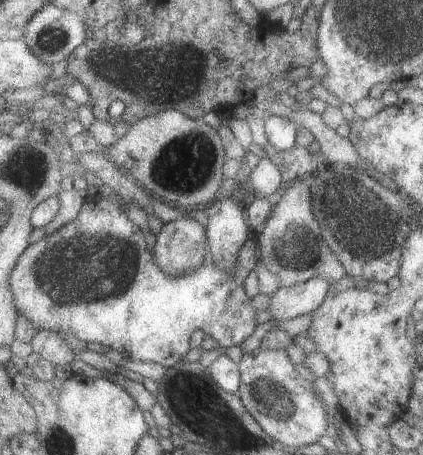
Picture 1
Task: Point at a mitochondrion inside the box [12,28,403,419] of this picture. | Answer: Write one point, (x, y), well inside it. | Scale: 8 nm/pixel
(73, 271)

